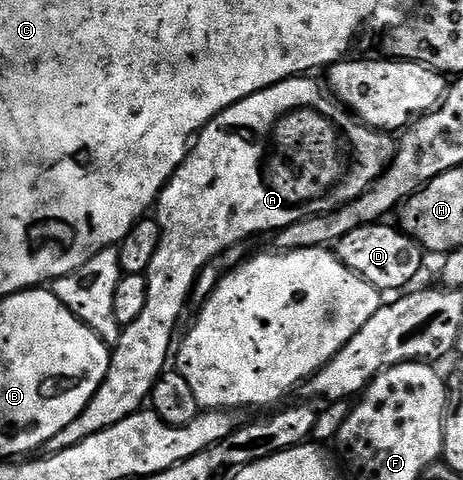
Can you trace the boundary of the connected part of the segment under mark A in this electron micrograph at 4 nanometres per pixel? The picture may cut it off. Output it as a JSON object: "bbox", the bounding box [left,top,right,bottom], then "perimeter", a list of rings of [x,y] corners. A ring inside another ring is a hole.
{"bbox":[45,75,361,456],"perimeter":[[[306,75],[290,76],[257,94],[249,94],[249,98],[241,98],[241,102],[217,114],[195,137],[185,162],[181,162],[179,169],[169,178],[157,201],[161,242],[145,273],[149,299],[145,301],[137,322],[126,325],[119,340],[111,348],[109,374],[105,374],[105,382],[101,382],[97,394],[93,394],[89,406],[81,410],[78,418],[69,422],[69,426],[65,426],[61,434],[53,434],[53,438],[49,438],[45,446],[46,455],[52,456],[61,450],[69,450],[69,446],[85,442],[89,434],[101,434],[101,430],[109,430],[109,426],[125,422],[125,418],[140,411],[148,403],[153,386],[168,367],[167,355],[170,352],[172,355],[173,345],[176,343],[175,331],[178,330],[179,319],[187,308],[187,299],[192,299],[197,278],[209,261],[234,244],[250,241],[250,236],[255,236],[258,232],[275,234],[301,218],[314,216],[316,212],[326,212],[325,194],[333,194],[335,208],[337,198],[358,197],[353,172],[353,142],[357,144],[357,148],[361,148],[361,130],[351,122],[343,128],[339,120],[327,114],[327,110],[331,110],[333,114],[339,101],[320,81],[319,85],[311,79],[315,78],[308,78]]]}

